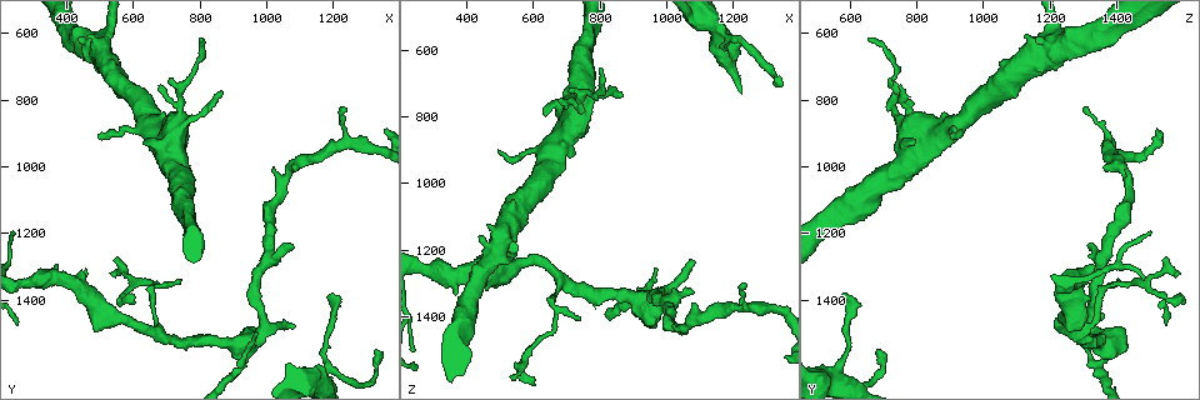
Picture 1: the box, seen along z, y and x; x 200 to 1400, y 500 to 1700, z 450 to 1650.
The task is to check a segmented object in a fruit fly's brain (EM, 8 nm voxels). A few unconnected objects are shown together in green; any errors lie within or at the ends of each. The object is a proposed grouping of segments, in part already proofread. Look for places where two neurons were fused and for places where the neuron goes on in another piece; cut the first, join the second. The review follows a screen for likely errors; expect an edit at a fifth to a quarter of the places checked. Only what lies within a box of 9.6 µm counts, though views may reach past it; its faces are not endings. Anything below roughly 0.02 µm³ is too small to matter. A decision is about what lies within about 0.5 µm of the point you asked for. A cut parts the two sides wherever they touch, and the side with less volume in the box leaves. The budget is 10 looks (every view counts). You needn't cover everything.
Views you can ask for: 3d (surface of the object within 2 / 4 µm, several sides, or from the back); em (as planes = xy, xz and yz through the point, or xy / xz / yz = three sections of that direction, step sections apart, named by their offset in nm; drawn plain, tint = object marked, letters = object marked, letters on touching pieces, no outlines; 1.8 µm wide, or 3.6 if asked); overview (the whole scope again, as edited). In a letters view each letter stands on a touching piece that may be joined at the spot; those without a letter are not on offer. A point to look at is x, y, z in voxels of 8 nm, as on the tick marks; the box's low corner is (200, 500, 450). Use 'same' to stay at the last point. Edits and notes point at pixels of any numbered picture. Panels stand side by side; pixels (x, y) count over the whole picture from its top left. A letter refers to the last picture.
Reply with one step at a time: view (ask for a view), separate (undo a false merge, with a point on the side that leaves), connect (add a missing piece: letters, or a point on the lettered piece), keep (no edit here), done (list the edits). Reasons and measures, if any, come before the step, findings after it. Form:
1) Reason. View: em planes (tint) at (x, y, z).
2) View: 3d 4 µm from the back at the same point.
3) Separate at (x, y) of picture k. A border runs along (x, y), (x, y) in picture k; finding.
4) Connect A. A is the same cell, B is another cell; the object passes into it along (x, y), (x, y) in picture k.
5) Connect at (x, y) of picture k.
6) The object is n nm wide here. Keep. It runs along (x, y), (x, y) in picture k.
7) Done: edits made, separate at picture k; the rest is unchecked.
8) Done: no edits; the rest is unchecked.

Three arms meet. View: 3d 4 µm at (490, 650, 1210).

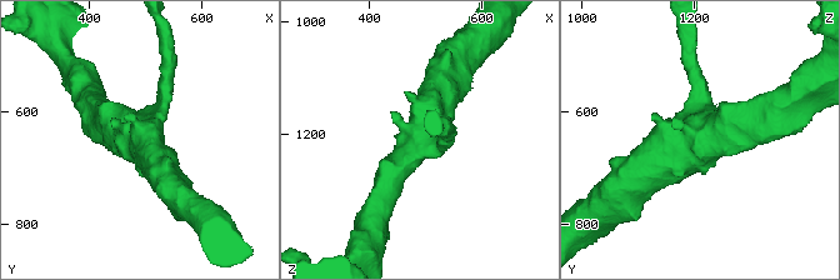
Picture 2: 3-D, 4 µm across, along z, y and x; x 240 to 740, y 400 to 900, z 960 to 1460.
3 arms meet here; the arms are 240, 400, 550 nm wide; now the EM. View: em planes (tint) at (485, 645, 1205).

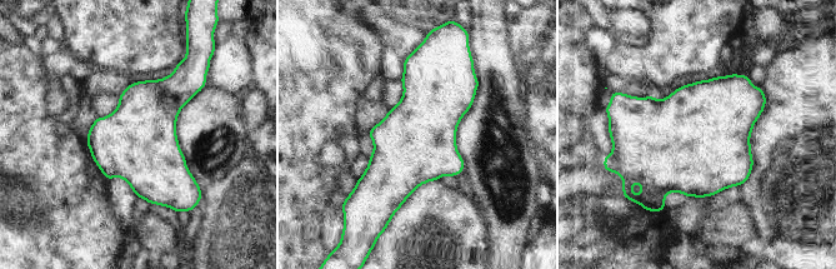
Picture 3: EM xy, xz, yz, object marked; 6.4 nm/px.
View: em planes (letters) at the same point.

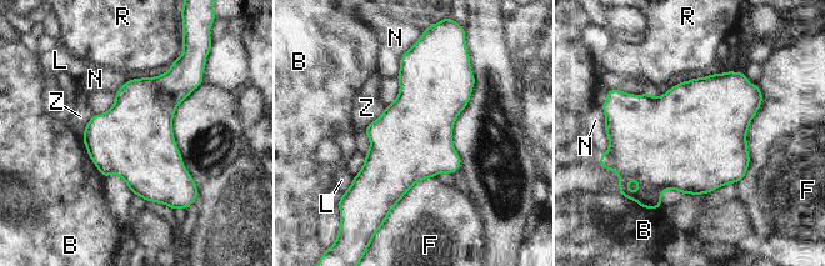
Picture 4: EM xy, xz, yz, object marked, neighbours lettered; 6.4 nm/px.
The object is 500 nm wide here. Keep. B, F, L, N, R and Z are other cells; a border runs along (386, 108), (364, 131) in picture 4; one neuron here.

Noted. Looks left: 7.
View: 3d 4 µm at (1080, 1240, 1330).

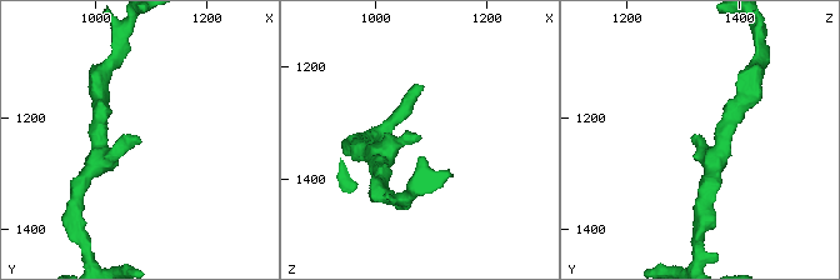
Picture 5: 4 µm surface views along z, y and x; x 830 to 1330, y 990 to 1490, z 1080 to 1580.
Now the EM. View: em xy step 16 (letters) at (1080, 1235, 1320).

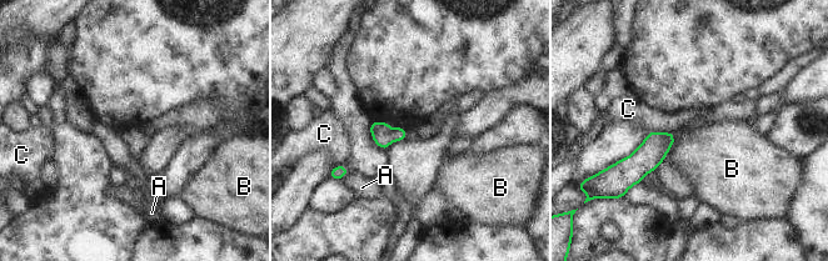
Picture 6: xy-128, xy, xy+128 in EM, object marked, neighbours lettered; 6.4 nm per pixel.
Keep. A, B and C are other cells; a border runs along (674, 134), (674, 144), (663, 160) in picture 6; no lettered piece goes on from it.

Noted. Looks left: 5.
A fork. View: em xy step 4 (tint) at (930, 1530, 1360).

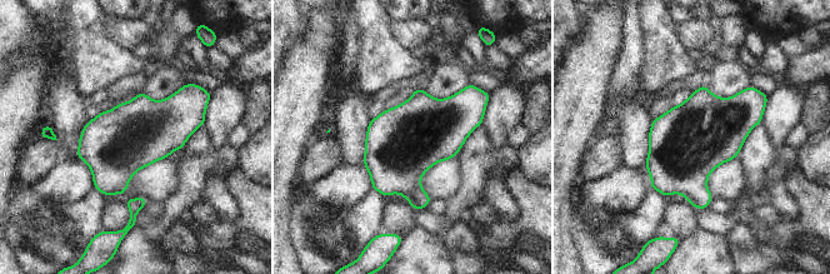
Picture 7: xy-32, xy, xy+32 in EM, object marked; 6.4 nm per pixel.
View: em planes (letters) at the same point.

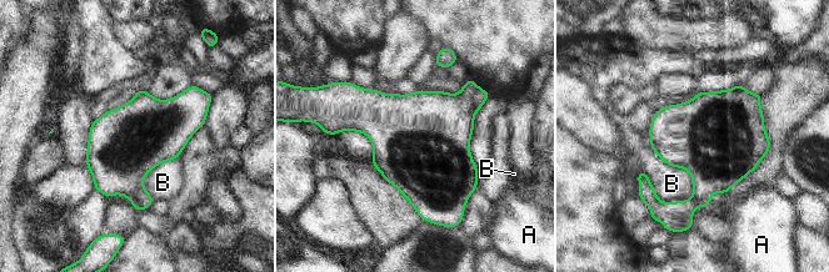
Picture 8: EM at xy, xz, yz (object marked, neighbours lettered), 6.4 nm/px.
The longest contact is with B, 440 nm. Separate at (675, 216) of picture 8. A and B are other cells; a second neuron is stuck on.

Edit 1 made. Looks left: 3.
Thin end. View: 3d 2 µm at (1330, 1560, 680).

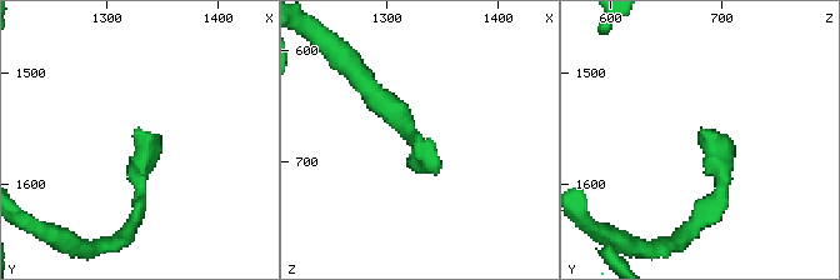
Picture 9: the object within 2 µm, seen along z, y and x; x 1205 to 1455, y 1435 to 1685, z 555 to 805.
View: em planes (letters) at (1326, 1552, 682).

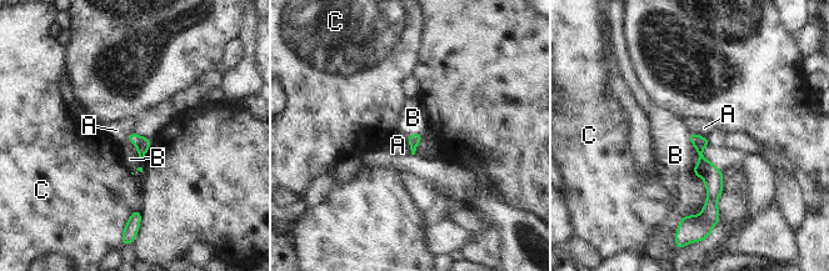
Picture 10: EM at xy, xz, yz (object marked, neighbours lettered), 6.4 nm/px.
Keep. A, B and C are other cells; a border runs along (689, 133), (698, 156), (692, 171) in picture 10; none of them fits.

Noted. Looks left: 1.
Done: edits made, separate at picture 8; the rest is unchecked.

